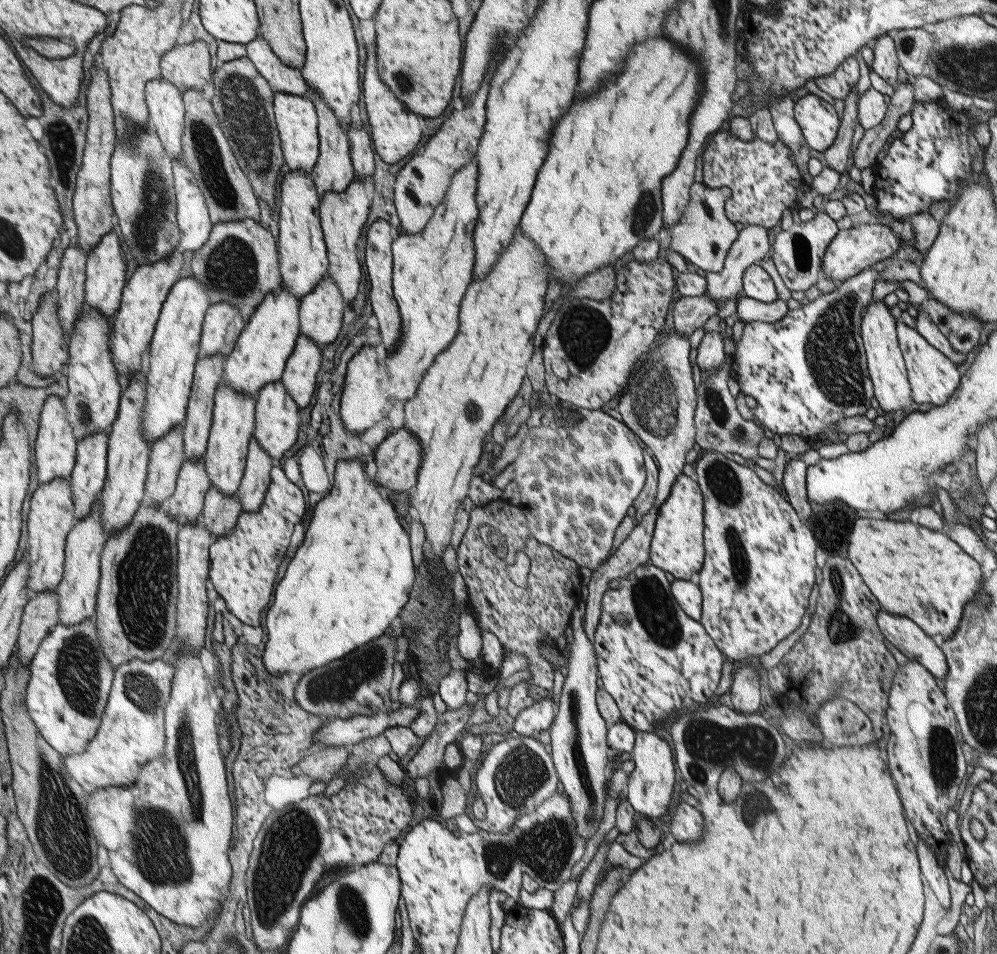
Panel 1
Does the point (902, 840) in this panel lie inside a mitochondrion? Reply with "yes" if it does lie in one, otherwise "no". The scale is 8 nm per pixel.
no

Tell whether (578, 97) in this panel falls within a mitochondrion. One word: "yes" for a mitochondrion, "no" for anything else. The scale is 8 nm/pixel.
no

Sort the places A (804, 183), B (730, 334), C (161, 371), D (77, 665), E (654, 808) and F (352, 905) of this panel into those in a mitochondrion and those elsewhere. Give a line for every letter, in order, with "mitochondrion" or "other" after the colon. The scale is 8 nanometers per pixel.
A: other
B: other
C: other
D: mitochondrion
E: other
F: mitochondrion

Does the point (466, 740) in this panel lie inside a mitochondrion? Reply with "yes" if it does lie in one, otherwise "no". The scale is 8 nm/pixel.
no

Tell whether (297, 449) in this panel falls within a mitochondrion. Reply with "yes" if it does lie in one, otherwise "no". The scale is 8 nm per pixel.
no

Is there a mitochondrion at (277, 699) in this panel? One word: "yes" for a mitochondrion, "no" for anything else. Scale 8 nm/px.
no

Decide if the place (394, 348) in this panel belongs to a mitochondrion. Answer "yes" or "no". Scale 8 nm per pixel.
no

